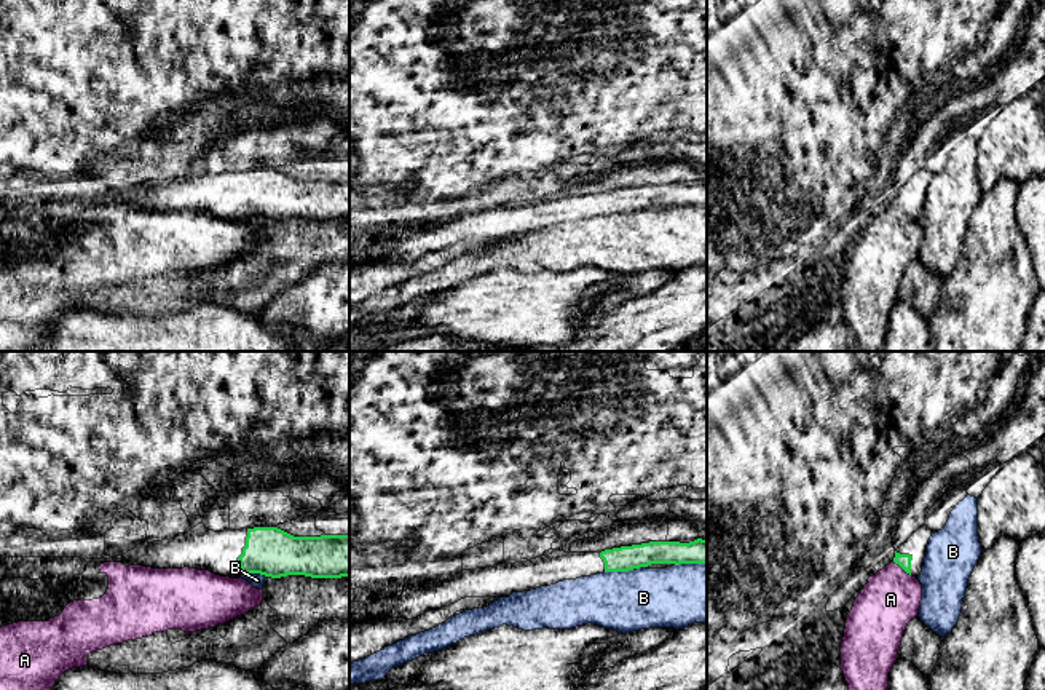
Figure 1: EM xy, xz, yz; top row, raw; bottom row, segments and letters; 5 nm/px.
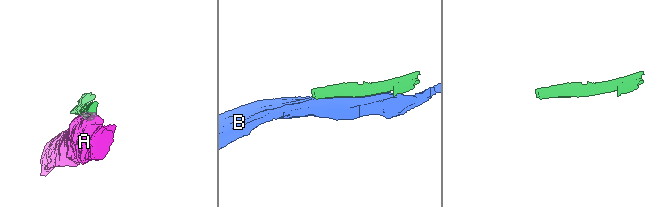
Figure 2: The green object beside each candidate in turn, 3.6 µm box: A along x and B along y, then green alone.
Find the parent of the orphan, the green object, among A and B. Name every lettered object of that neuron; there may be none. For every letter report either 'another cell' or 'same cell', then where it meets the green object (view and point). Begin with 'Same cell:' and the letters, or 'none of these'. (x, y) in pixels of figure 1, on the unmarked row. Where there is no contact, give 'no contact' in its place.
Same cell: none of these
A: another cell; meets green in yz at (902, 210)
B: another cell; meets green in xz at (626, 213)

